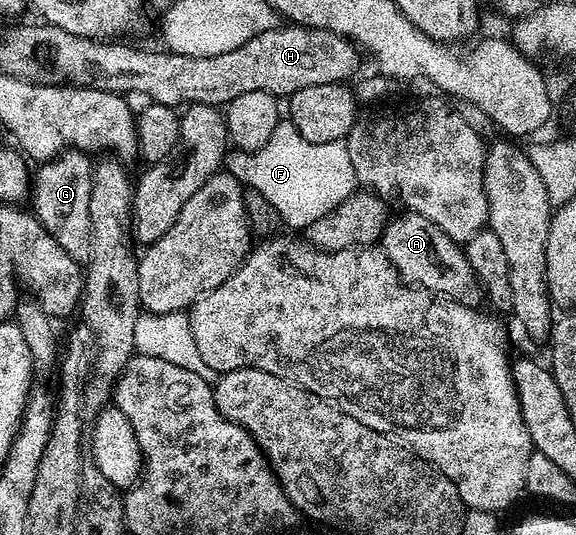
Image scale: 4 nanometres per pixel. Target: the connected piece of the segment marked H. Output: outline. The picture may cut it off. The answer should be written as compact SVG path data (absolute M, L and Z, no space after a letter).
M280 24L275 29L254 36L241 47L216 56L188 56L171 52L159 54L156 50L143 50L140 46L127 46L124 40L83 38L56 30L56 47L50 61L62 76L62 83L88 86L92 90L110 90L113 94L127 96L132 91L147 94L152 102L180 108L183 102L201 102L204 106L220 106L242 96L242 92L266 92L277 96L291 96L296 90L310 88L327 82L343 83L360 66L362 54L353 43L341 34L319 30L313 26Z

